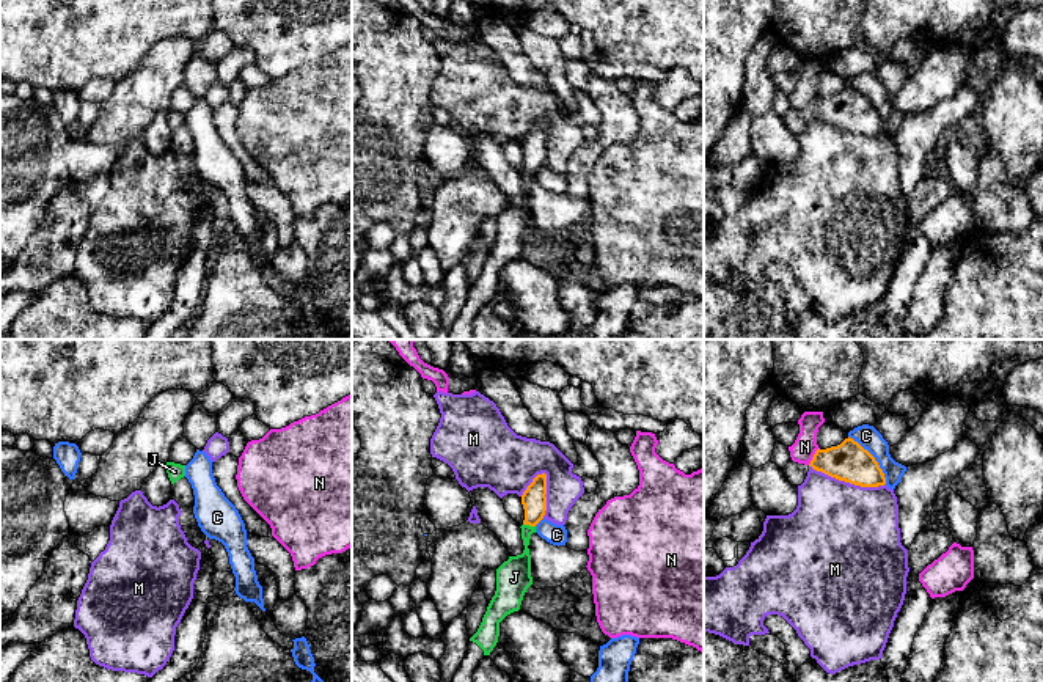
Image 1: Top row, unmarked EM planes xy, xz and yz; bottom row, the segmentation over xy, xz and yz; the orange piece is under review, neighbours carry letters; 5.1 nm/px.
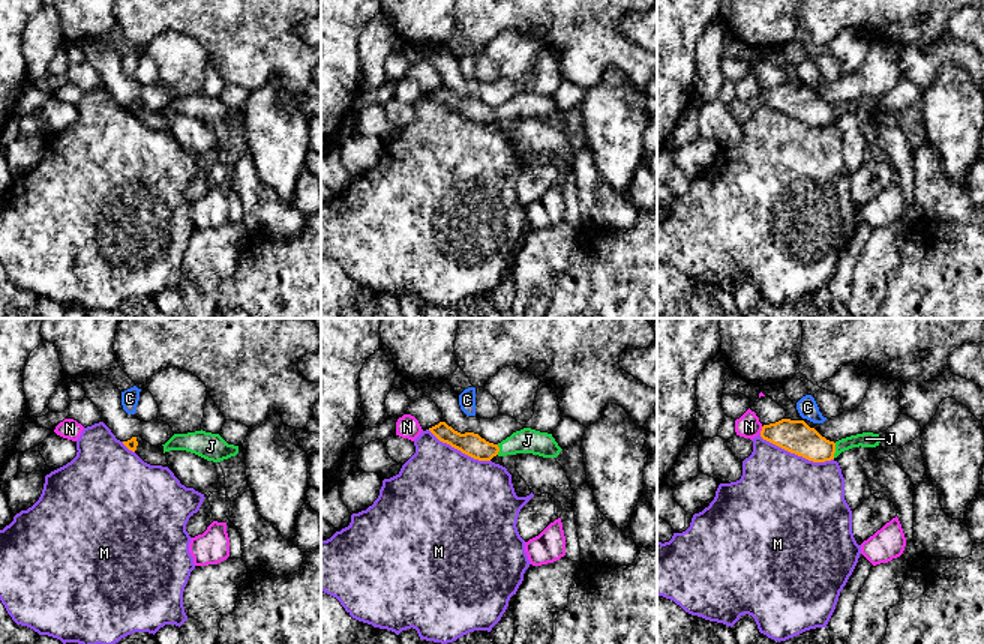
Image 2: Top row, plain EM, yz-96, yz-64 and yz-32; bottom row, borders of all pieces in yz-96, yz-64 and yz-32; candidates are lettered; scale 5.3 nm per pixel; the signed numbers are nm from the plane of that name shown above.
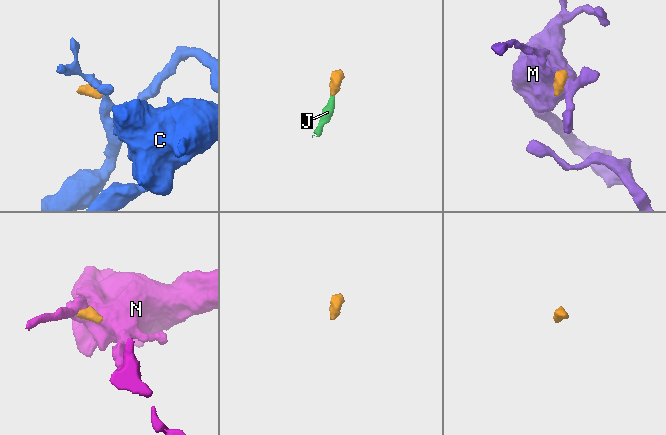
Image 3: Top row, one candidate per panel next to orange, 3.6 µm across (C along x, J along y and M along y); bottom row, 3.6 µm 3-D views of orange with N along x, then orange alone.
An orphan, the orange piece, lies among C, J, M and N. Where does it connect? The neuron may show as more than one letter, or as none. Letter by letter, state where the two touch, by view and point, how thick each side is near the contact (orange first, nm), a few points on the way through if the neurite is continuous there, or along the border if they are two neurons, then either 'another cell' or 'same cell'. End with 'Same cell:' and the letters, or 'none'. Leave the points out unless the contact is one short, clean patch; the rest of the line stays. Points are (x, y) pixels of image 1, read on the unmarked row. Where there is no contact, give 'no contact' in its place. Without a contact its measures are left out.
C: yz (874, 106) | 200/110 nm | along yz (849, 84), (874, 106), (886, 131) | another cell
J: xz (530, 173) | 130/150 nm | across xz (534, 150), (530, 173), (525, 206), (516, 219) | same cell
M: yz (847, 129) | 200/480 nm | along yz (809, 113), (855, 132), (885, 132) | another cell
N: yz (814, 104) | 200/120 nm | along yz (819, 96), (808, 112) | another cell
Same cell: J

